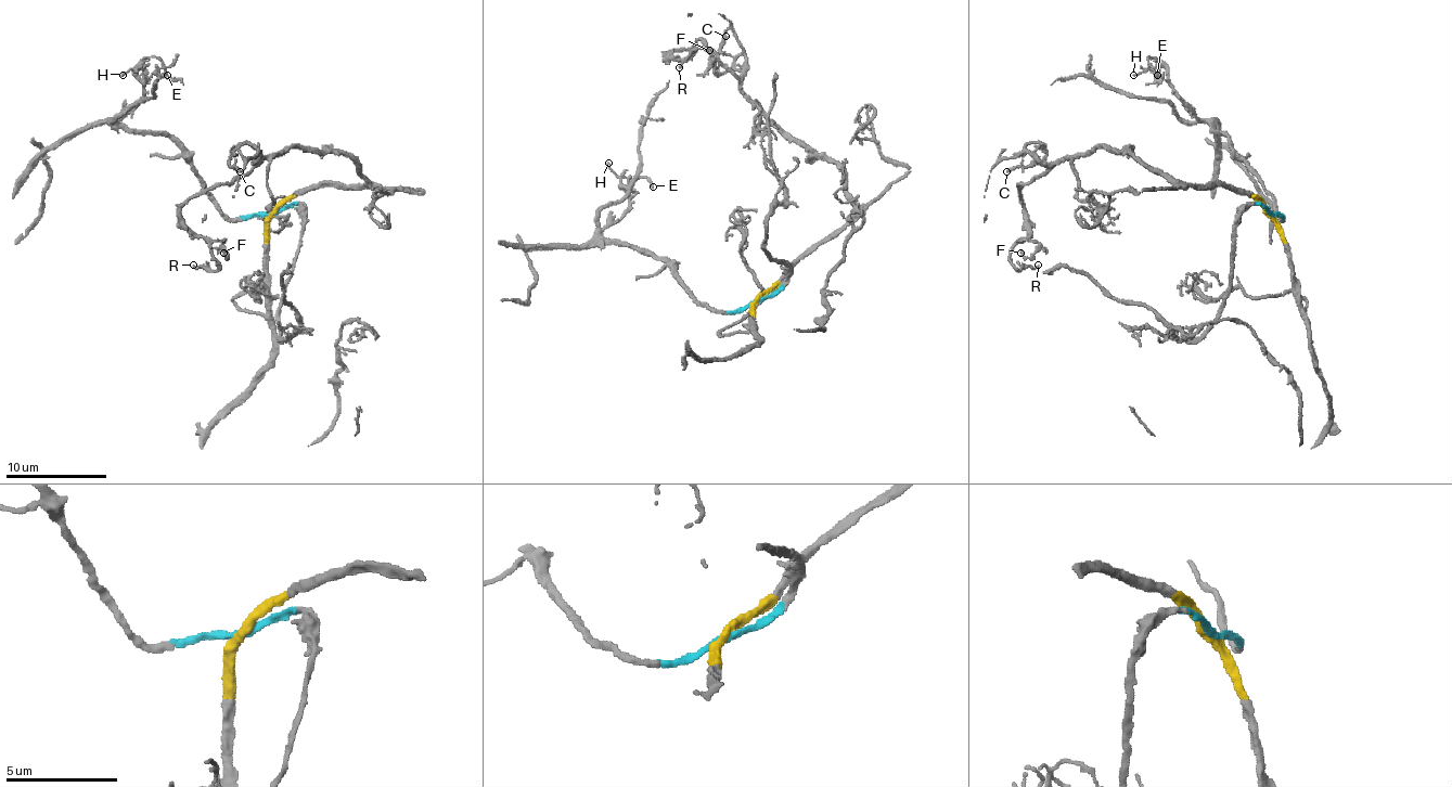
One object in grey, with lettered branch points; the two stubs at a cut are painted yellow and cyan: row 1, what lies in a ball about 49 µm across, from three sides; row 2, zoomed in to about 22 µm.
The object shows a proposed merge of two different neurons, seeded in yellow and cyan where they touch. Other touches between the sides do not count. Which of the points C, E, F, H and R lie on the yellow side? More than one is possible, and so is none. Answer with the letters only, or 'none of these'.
C, F, R

